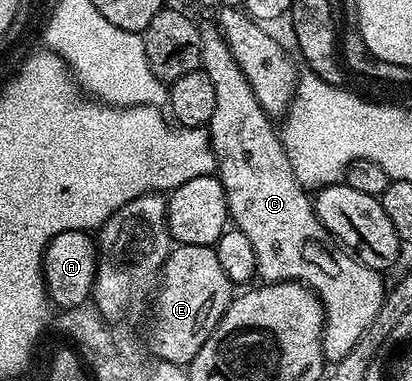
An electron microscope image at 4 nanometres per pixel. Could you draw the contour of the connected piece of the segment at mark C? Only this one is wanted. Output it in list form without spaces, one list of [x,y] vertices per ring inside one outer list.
[[[216,26],[200,28],[200,68],[214,85],[214,118],[210,118],[206,131],[212,142],[212,153],[216,155],[216,172],[224,187],[231,223],[242,234],[246,234],[246,238],[250,238],[250,246],[254,246],[256,276],[264,282],[297,280],[299,284],[311,288],[324,308],[322,350],[325,361],[335,362],[346,358],[346,354],[354,350],[358,338],[362,338],[366,326],[370,326],[370,322],[378,318],[378,310],[382,310],[386,295],[386,283],[380,277],[383,275],[377,269],[367,268],[347,251],[312,244],[313,197],[306,191],[305,185],[296,179],[284,144],[280,141],[277,125],[272,125],[273,117],[259,104],[250,82],[234,60],[230,47]]]

